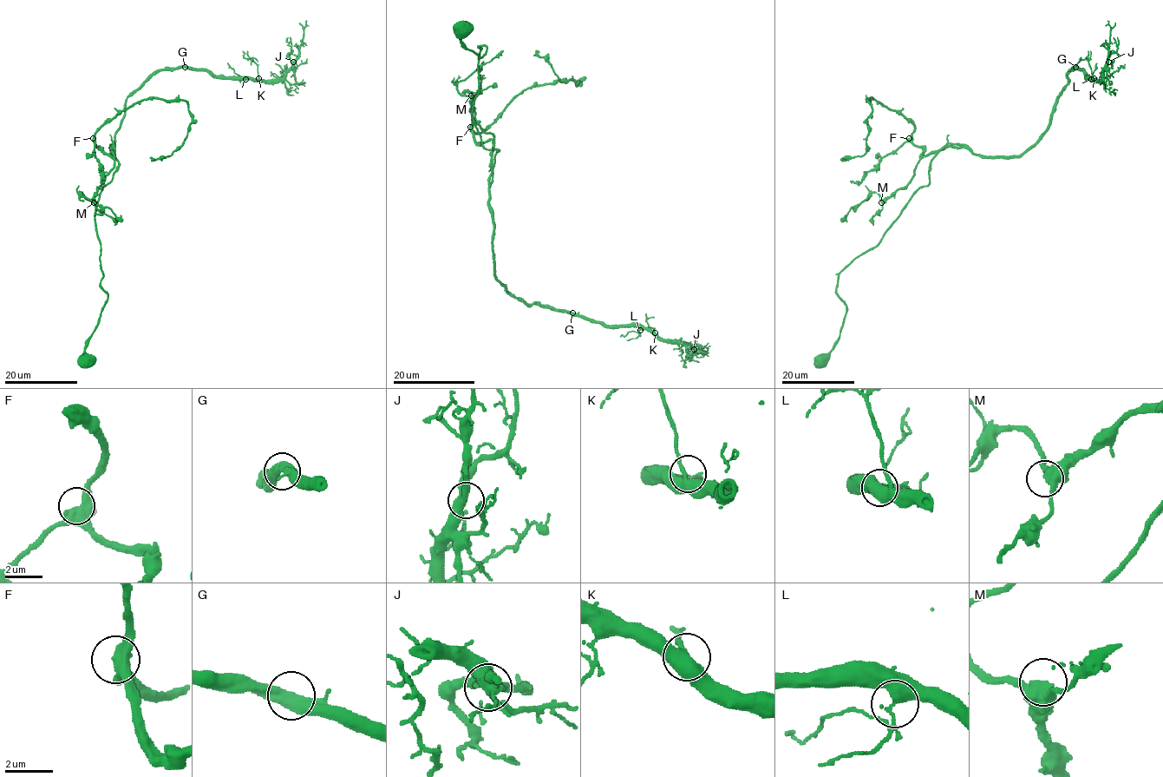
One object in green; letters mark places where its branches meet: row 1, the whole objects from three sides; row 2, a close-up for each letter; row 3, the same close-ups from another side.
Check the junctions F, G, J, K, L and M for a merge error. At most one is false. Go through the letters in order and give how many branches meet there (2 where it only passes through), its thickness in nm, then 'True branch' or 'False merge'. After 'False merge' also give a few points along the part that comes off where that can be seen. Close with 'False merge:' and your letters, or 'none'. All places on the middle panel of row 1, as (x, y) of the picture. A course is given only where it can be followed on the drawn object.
F: Branches: 3. Thickness 500 nm. True branch
G: Branches: 2. Thickness 500 nm. True branch
J: Branches: 3. Thickness 400 nm. True branch
K: Branches: 3. Thickness 340 nm. True branch
L: Branches: 2. Thickness 480 nm. True branch
M: Branches: 3. Thickness 480 nm. True branch
False merge: none

